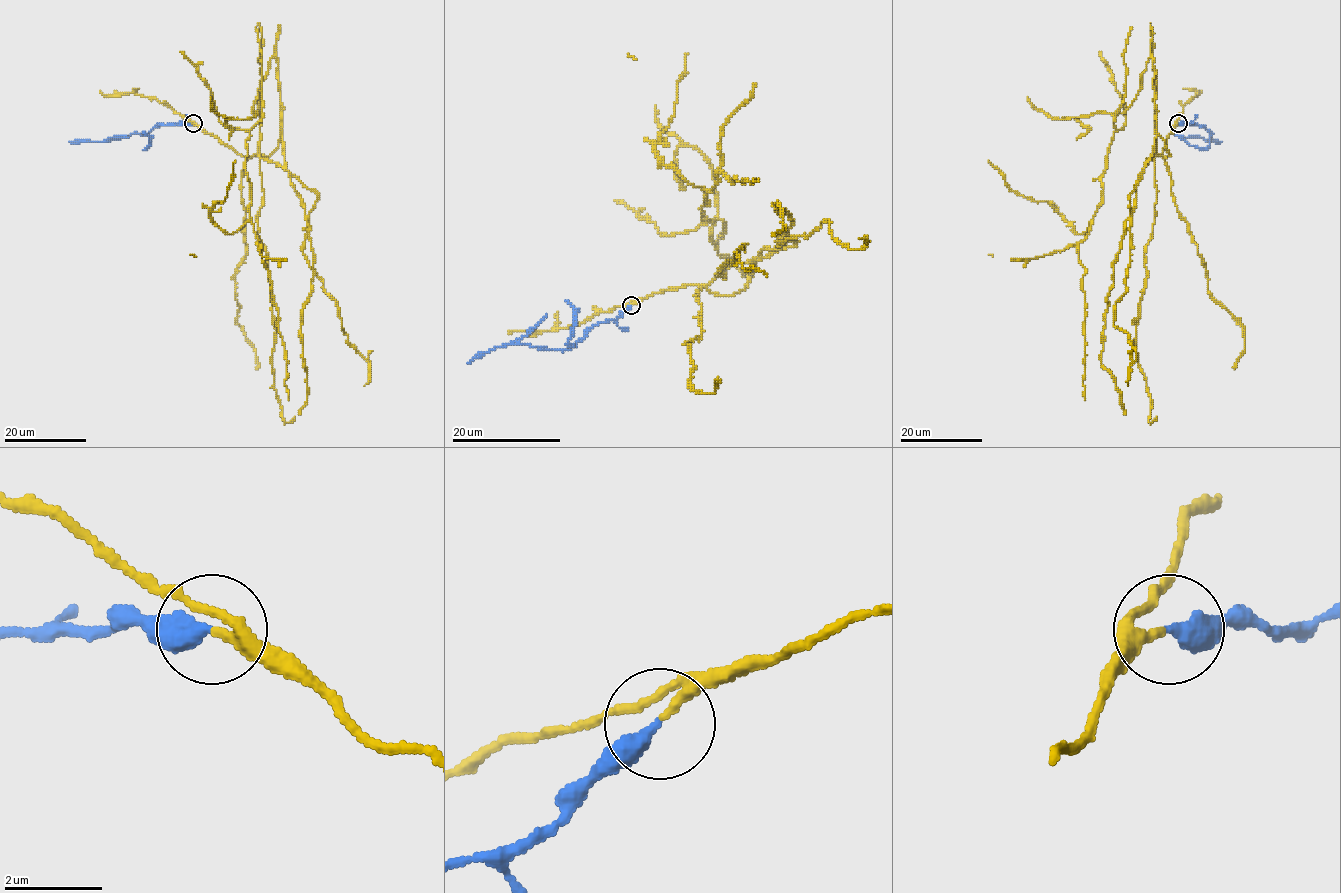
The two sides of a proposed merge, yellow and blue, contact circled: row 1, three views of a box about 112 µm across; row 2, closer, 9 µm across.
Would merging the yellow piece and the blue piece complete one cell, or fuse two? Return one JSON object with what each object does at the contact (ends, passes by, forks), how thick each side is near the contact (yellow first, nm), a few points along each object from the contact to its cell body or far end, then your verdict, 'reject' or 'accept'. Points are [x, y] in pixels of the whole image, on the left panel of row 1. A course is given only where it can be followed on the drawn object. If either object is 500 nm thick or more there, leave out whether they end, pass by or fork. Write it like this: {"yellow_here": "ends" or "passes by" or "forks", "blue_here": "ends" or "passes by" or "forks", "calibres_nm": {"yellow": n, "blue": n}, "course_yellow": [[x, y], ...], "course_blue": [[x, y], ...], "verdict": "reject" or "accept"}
{"yellow_here": "passes by", "blue_here": "ends", "calibres_nm": {"yellow": 170, "blue": 380}, "course_yellow": [[192, 124], [239, 154], [269, 155], [281, 130], [277, 60], [254, 103], [262, 119], [245, 170], [288, 400]], "course_blue": [[192, 124], [159, 125], [147, 134], [132, 133], [99, 142], [69, 141]], "verdict": "accept"}

